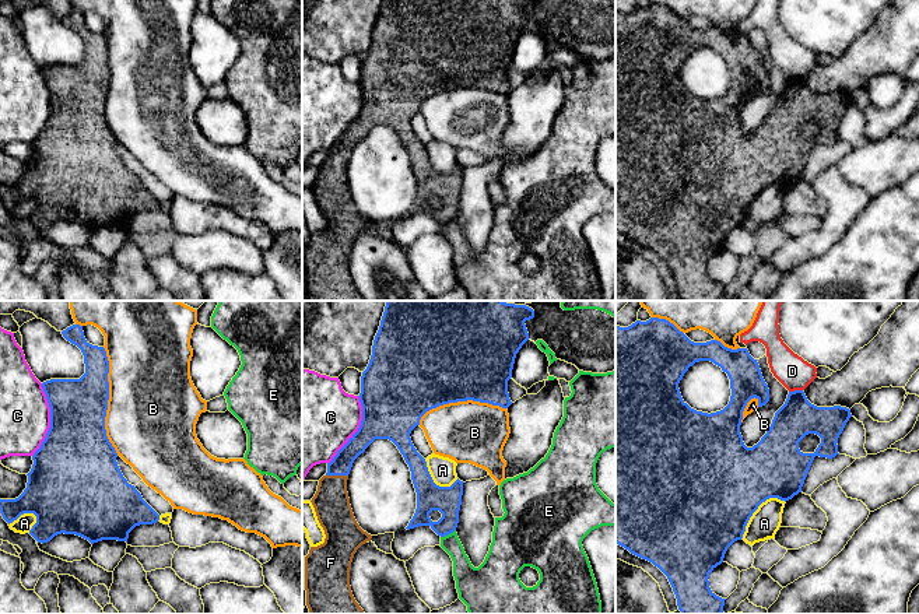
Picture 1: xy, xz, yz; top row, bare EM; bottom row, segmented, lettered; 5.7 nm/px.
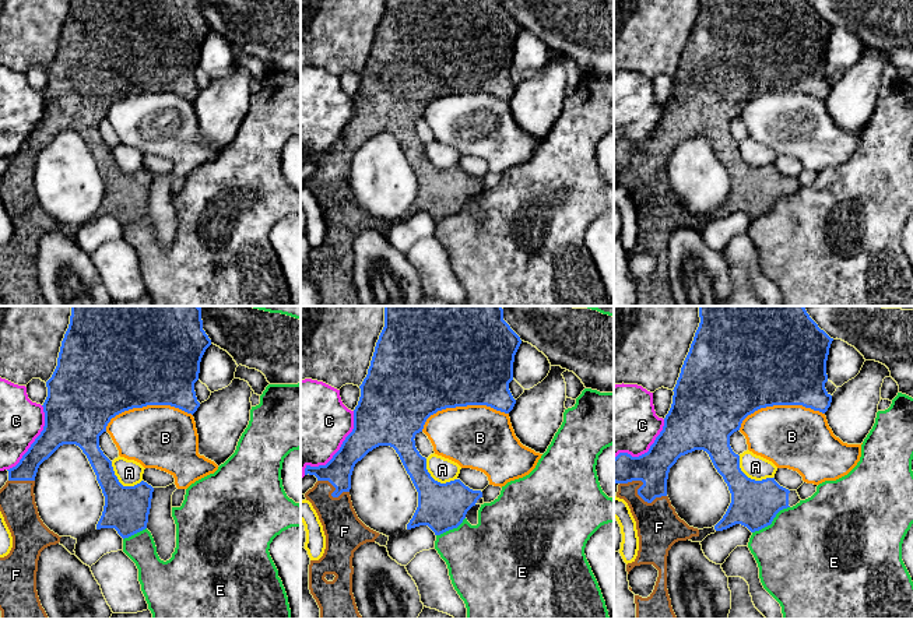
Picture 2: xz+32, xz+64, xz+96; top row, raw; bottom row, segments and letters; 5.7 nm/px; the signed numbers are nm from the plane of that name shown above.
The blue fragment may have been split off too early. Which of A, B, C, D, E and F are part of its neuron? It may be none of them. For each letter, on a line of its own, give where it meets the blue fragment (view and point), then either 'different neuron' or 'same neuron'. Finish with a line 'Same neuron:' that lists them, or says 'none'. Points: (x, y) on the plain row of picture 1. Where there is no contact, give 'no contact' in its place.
A: yz (757, 195) | different neuron
B: xy (107, 88) | different neuron
C: xy (51, 106) | different neuron
D: yz (795, 77) | different neuron
E: xz (448, 220) | different neuron
F: xz (337, 161) | same neuron
Same neuron: F

